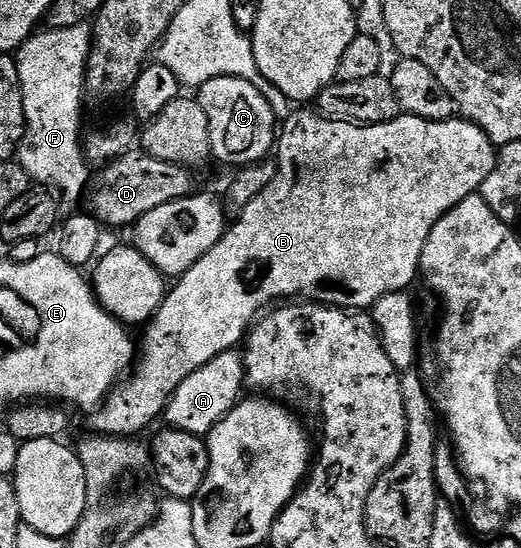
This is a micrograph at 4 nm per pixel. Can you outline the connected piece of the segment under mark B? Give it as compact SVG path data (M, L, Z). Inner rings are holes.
M295 111L281 126L276 137L278 174L272 179L272 183L268 183L268 187L264 187L259 197L252 199L252 203L244 207L244 211L222 234L222 239L216 243L216 247L212 247L212 251L205 253L189 271L173 282L172 288L162 300L162 305L156 311L156 315L145 326L146 334L143 335L142 341L140 337L140 360L133 366L129 376L115 385L105 401L93 410L95 429L93 432L104 437L129 437L131 439L142 435L138 433L144 432L157 417L159 420L165 414L170 396L176 391L176 387L180 387L180 383L184 383L184 379L188 379L188 375L192 375L192 371L204 367L204 363L216 359L216 355L241 346L252 328L252 323L258 320L263 311L269 310L275 303L302 298L315 303L333 305L336 309L370 311L373 310L375 303L387 297L388 294L409 290L414 277L416 281L419 276L424 243L428 243L428 235L432 227L436 227L436 223L440 223L440 219L444 219L444 215L448 215L448 211L452 211L456 203L464 203L464 199L475 196L481 190L484 179L492 175L492 167L496 167L497 162L498 149L494 142L488 139L486 132L478 125L465 119L425 121L419 117L403 115L383 125L360 125L352 121L331 121L330 118L314 111L311 113Z

